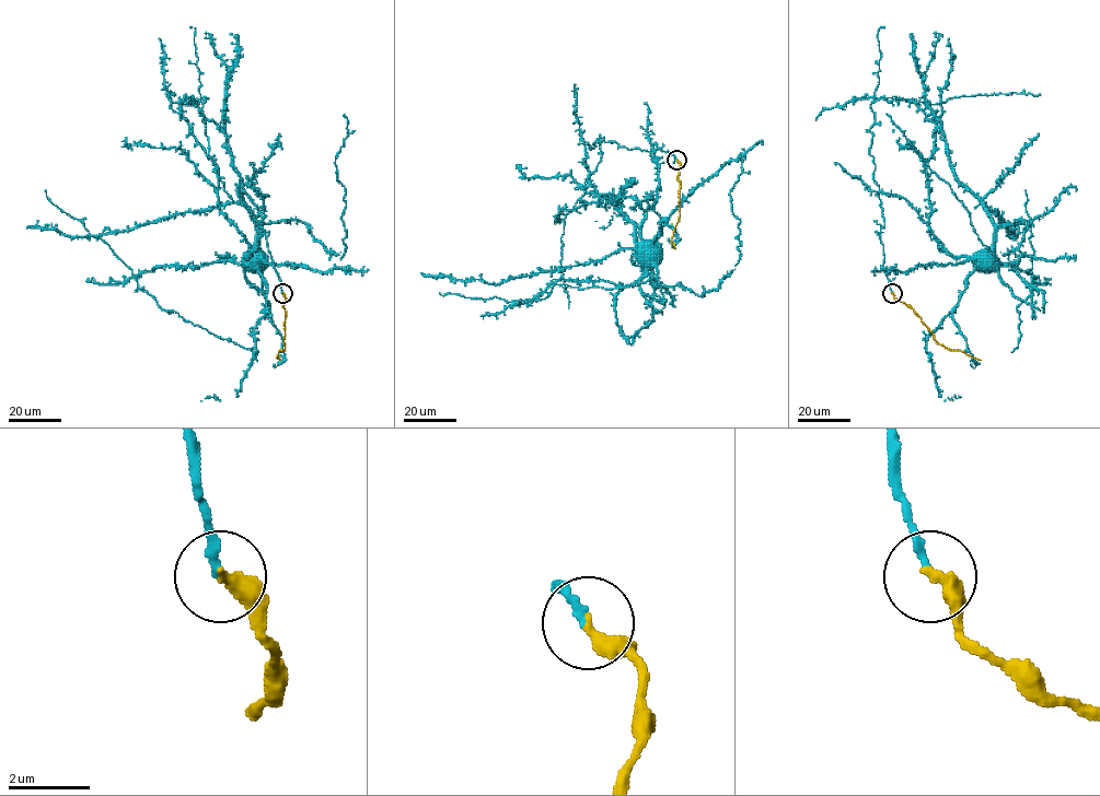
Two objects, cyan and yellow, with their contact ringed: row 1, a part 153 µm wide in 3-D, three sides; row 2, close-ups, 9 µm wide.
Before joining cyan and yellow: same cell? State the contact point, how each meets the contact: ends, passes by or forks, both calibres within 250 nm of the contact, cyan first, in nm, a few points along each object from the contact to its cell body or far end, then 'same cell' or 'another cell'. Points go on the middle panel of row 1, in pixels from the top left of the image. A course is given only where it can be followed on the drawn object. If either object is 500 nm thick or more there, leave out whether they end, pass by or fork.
(676, 160) | cyan ends | yellow ends | 190/360 nm | cyan via (676, 160), (661, 149), (597, 139), (601, 160), (589, 180), (634, 224), (636, 246), (650, 262), (637, 255) | yellow via (676, 160), (680, 163), (681, 188), (680, 217), (671, 240), (675, 249) | same cell

